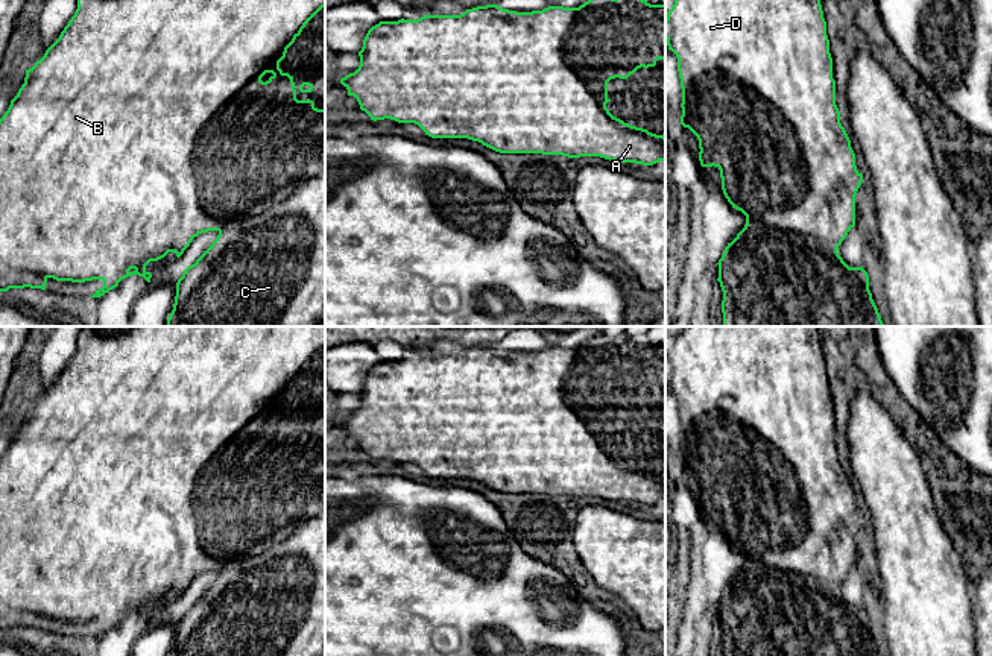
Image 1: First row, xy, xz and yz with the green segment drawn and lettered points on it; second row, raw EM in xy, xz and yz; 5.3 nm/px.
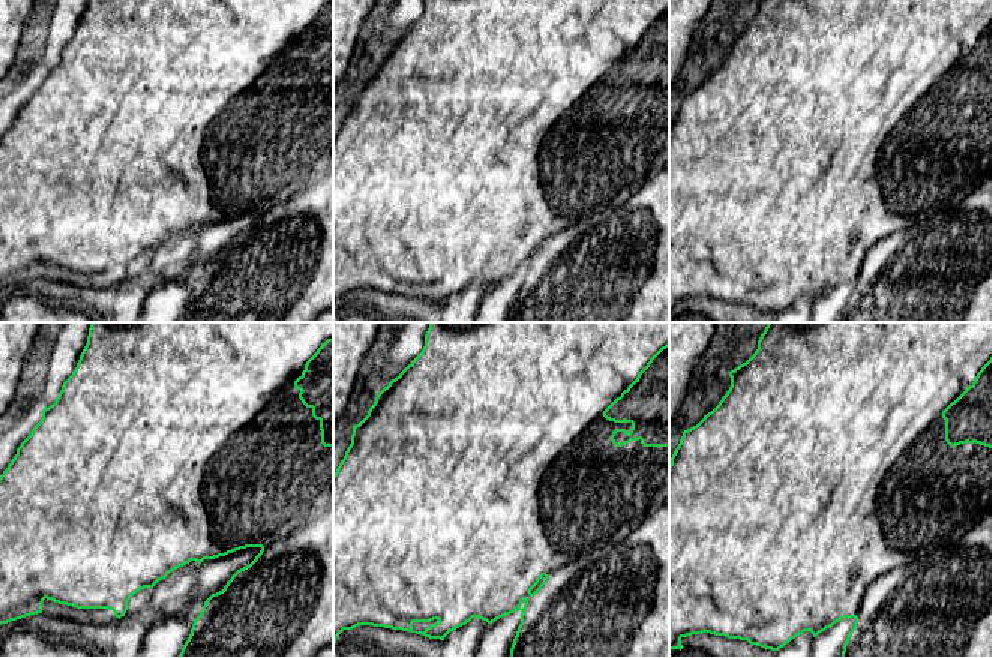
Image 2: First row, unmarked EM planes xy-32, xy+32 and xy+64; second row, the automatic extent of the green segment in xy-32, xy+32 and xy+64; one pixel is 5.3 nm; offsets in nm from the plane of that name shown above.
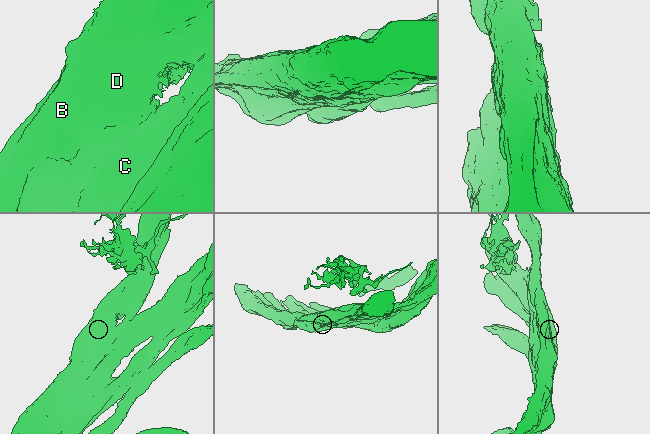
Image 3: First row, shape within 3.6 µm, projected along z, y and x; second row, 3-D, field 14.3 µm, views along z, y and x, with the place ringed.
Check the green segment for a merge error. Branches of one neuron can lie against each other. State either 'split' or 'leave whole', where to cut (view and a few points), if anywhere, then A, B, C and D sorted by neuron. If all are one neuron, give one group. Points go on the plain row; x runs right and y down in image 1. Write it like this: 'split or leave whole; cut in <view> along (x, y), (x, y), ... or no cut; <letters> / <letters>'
leave whole; no cut; A B C D

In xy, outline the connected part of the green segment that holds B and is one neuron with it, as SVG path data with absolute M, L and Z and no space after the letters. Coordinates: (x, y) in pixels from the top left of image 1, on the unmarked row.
M82 326L74 355L44 396L26 410L24 424L0 459L0 632L24 627L46 630L49 618L71 623L102 620L103 627L90 636L100 638L132 615L150 623L152 613L146 610L150 601L158 601L169 592L175 592L179 598L194 577L217 571L213 585L178 620L169 656L325 656L325 449L318 449L310 439L298 440L293 416L280 408L287 389L322 348L325 348L325 326Z

